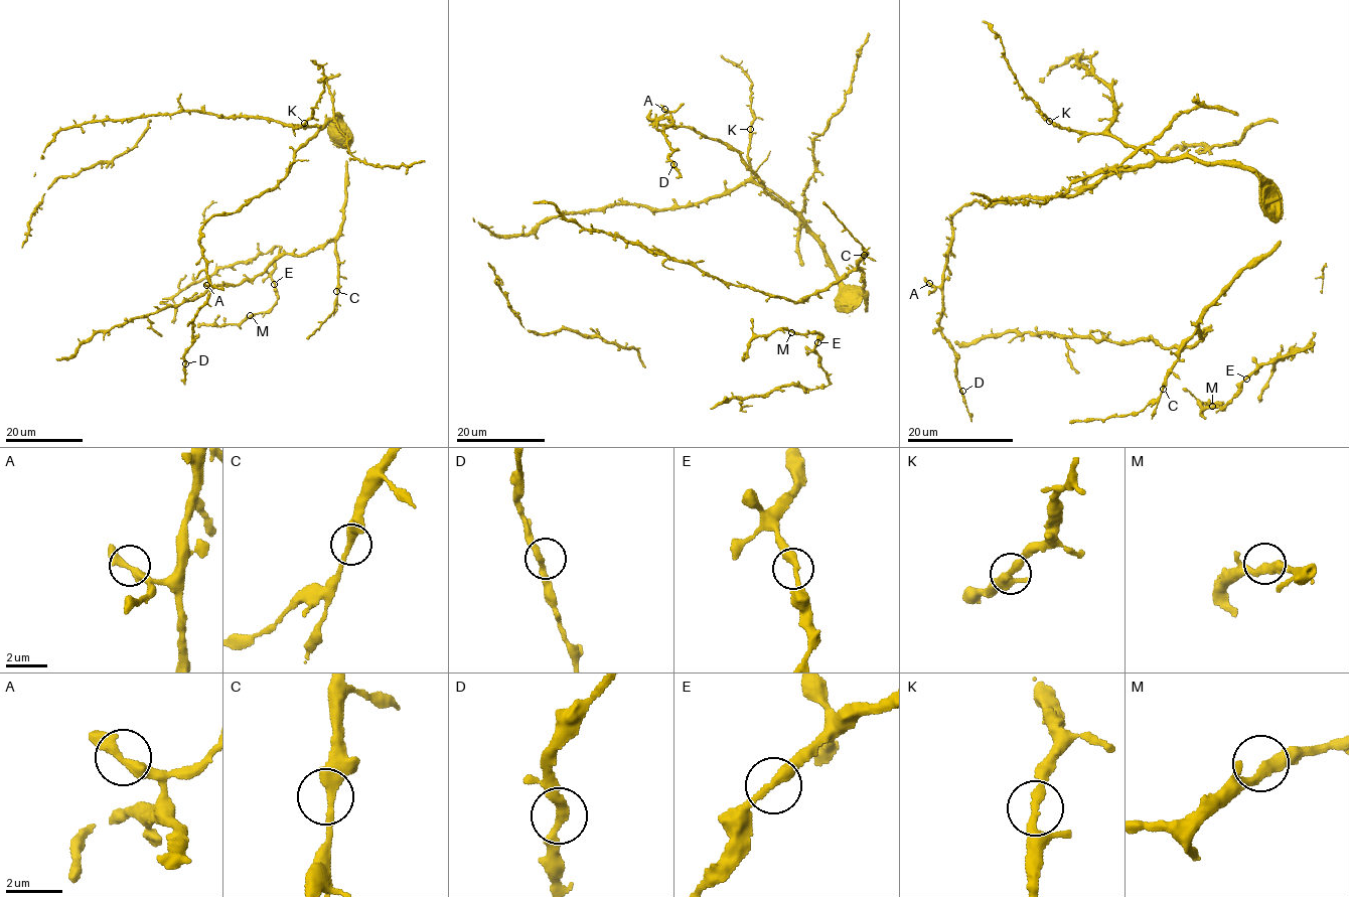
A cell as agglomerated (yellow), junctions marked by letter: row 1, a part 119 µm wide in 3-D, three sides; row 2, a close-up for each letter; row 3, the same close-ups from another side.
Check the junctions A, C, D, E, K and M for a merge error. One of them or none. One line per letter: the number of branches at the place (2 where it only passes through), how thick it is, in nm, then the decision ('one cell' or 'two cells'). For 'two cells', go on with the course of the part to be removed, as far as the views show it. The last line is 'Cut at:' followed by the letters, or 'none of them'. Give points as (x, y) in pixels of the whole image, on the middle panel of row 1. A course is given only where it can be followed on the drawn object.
A: branches 2; calibre 360 nm; one cell
C: branches 2; calibre 360 nm; one cell
D: branches 2; calibre 320 nm; one cell
E: branches 2; calibre 320 nm; one cell
K: branches 2; calibre 320 nm; one cell
M: branches 2; calibre 340 nm; one cell
Cut at: none of them

